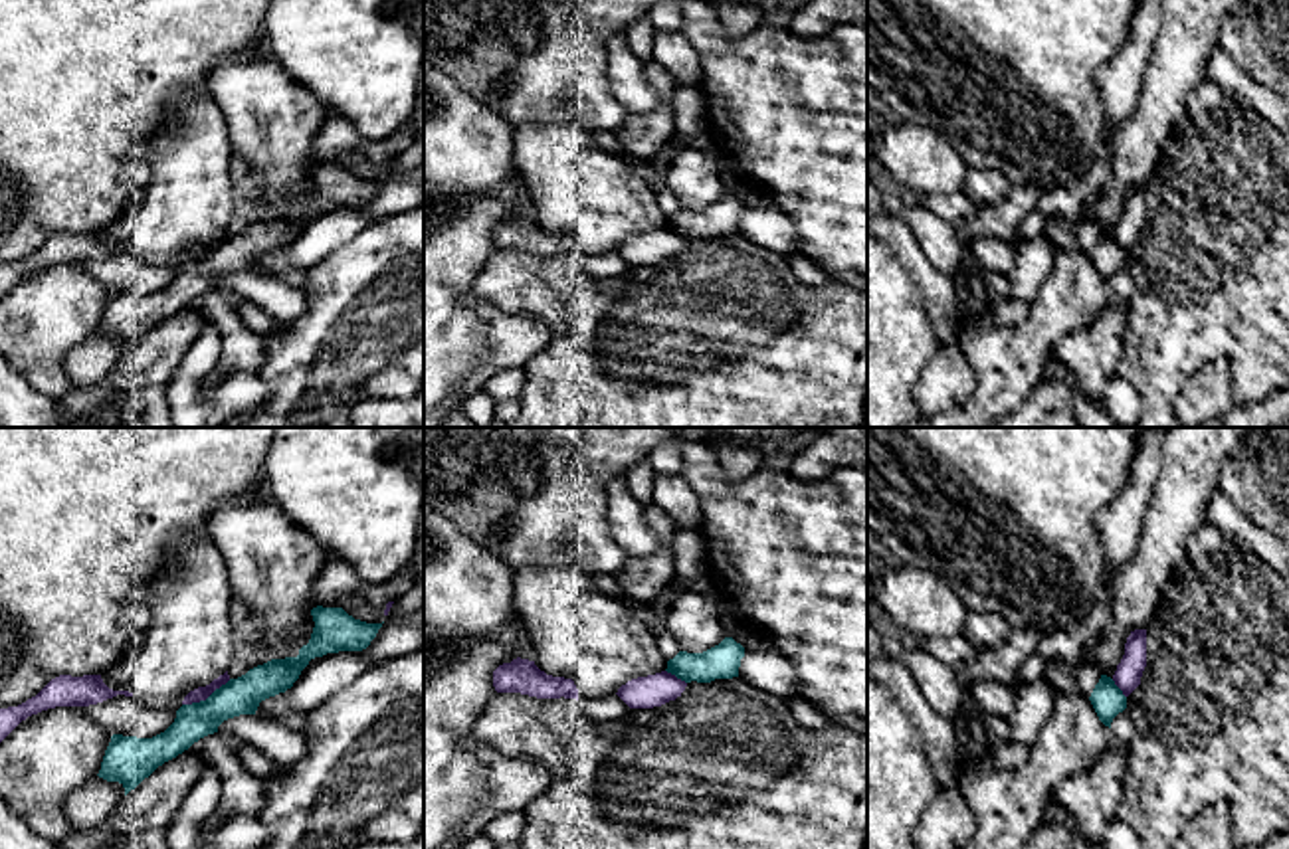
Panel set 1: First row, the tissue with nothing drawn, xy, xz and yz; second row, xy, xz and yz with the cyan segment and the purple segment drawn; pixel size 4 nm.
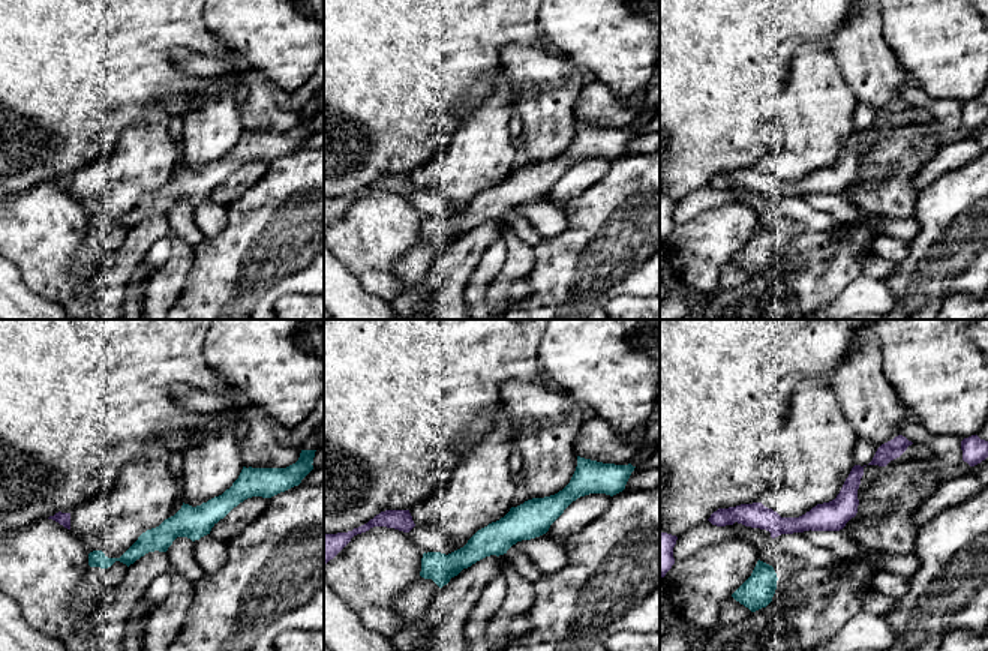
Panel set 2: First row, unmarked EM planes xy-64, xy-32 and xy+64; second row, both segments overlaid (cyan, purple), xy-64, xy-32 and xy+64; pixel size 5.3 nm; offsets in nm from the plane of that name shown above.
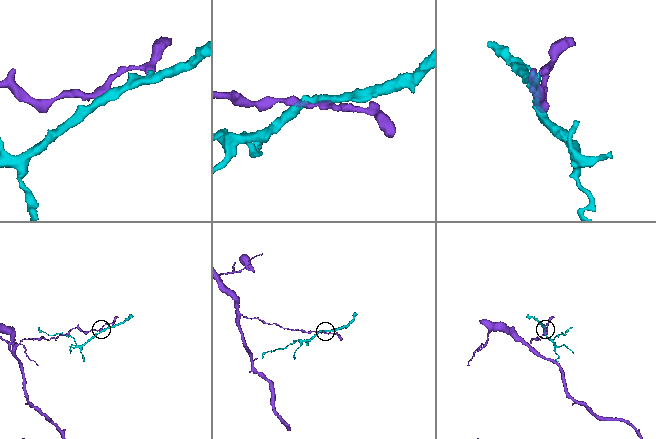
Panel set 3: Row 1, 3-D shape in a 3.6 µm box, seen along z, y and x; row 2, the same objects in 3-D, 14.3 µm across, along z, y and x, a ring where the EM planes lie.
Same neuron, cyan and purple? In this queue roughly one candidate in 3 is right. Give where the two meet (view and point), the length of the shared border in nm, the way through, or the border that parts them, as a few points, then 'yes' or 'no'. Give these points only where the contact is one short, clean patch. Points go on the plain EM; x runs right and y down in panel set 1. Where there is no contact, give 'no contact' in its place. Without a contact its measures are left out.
meets cyan in xy at (208, 254); contact 220 nm long; border along xy (230, 236), (204, 256), (183, 262); no

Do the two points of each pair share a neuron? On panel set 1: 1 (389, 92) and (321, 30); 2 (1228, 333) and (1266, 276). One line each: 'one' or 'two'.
1: one
2: one

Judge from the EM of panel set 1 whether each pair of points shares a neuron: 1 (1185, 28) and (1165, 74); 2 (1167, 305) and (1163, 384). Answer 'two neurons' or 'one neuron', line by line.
1: one neuron
2: one neuron

